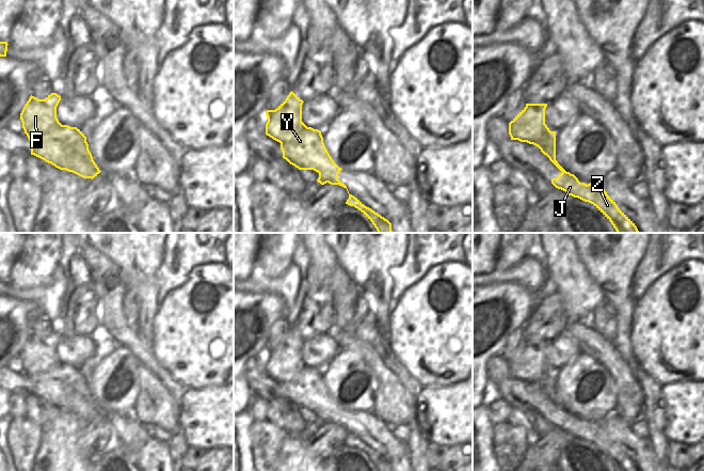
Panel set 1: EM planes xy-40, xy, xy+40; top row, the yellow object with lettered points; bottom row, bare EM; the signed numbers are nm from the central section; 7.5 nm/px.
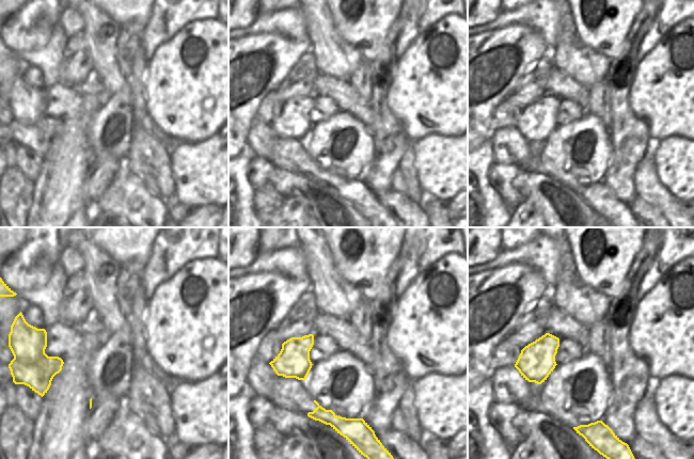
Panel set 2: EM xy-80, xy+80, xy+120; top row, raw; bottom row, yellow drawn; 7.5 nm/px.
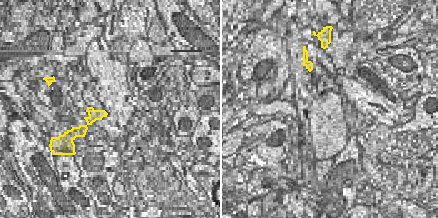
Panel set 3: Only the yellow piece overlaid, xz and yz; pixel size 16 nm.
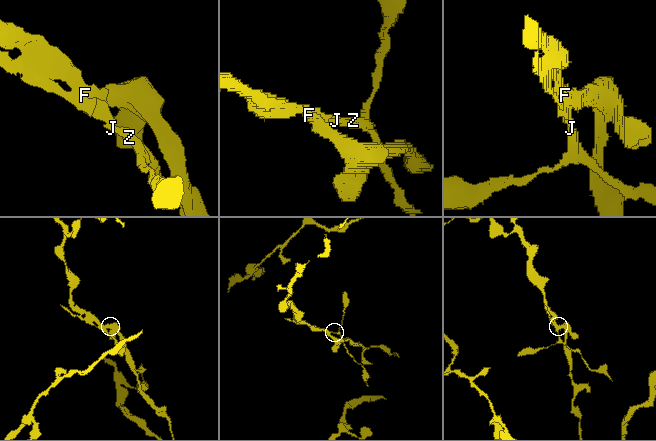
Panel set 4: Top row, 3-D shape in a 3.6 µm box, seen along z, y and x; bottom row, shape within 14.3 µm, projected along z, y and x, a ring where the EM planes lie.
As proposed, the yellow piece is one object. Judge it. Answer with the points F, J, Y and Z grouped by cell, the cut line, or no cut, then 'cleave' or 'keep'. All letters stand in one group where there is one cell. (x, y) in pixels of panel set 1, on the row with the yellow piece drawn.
F Y / J Z | xy (319, 173), (324, 175), (337, 174) | cleave

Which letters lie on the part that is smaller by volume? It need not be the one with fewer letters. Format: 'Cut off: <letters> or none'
Cut off: J, Z

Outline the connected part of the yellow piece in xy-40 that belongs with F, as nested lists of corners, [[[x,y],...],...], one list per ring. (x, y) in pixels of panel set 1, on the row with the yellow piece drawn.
[[[57,93],[45,99],[31,95],[25,105],[20,120],[31,143],[31,155],[60,170],[93,179],[101,171],[93,160],[84,134],[59,122],[57,107],[60,100]]]

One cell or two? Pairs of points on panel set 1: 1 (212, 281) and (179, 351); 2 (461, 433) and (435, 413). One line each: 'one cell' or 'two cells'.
1: one cell
2: one cell

